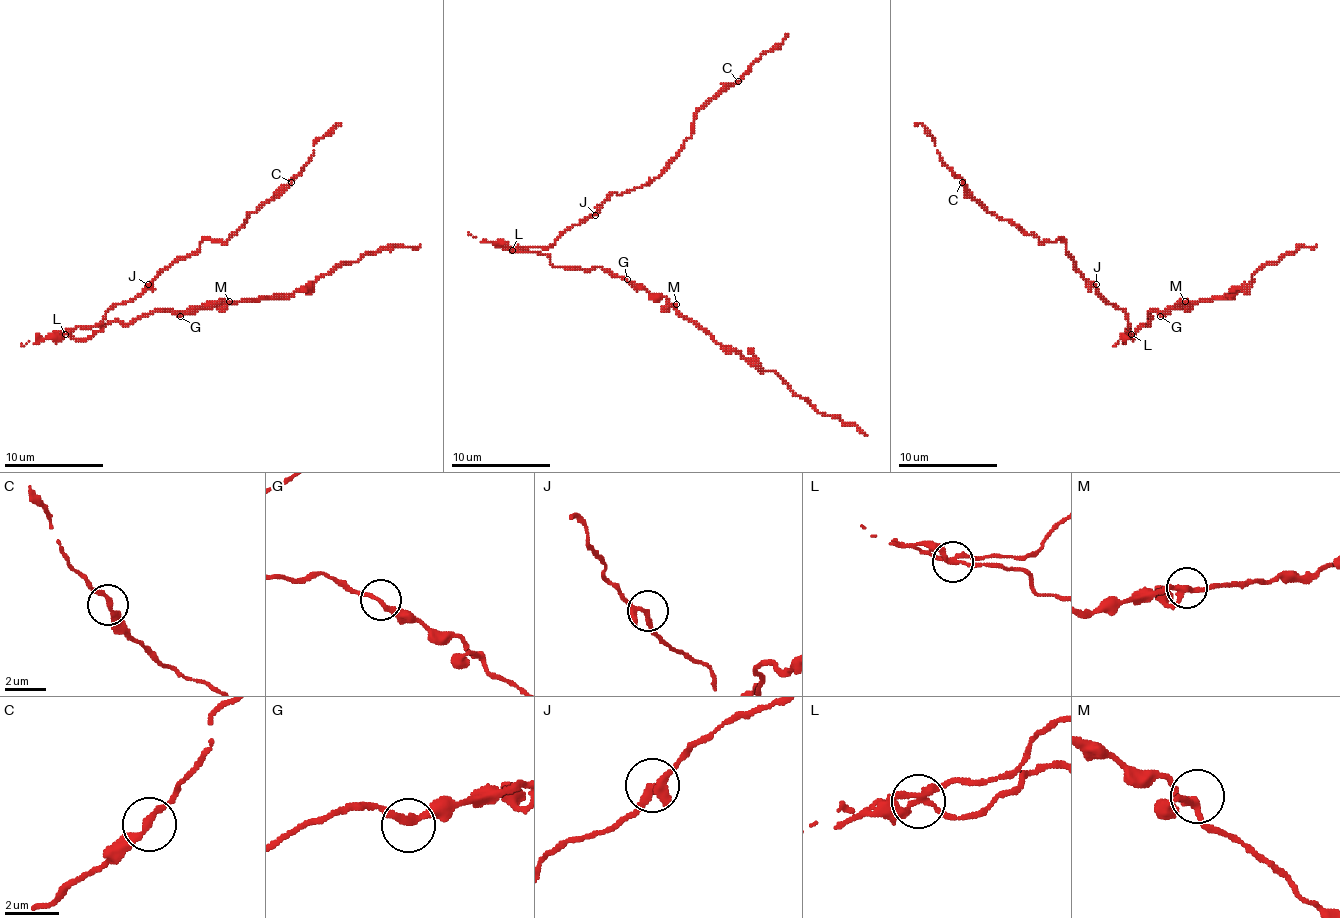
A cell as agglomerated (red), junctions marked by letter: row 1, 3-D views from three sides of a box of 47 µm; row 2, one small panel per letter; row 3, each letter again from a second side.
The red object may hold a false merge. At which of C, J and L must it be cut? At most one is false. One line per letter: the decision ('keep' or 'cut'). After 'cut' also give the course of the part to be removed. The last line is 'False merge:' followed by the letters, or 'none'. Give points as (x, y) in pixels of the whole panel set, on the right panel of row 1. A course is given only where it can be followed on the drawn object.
C: keep
J: keep
L: keep
False merge: none

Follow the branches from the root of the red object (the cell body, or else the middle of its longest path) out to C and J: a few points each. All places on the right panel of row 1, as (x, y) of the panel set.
C: (1130, 334), (1128, 316), (1073, 267), (1061, 239), (1041, 242), (999, 220), (962, 182)
J: (1130, 334), (1128, 316), (1113, 304), (1108, 304), (1098, 294), (1096, 284)

